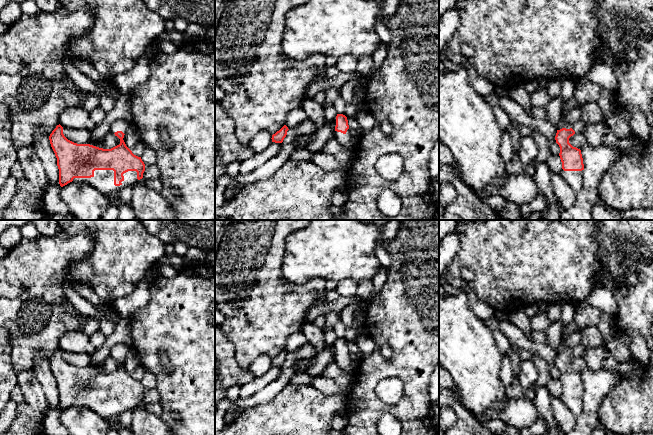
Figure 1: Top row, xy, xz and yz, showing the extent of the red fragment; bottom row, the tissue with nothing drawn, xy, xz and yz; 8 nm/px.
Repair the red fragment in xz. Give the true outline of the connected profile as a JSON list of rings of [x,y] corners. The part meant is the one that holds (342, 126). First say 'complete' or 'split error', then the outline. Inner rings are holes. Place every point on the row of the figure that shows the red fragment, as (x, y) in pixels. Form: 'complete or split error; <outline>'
split error; [[[337,114],[333,120],[335,125],[334,138],[342,145],[353,149],[352,143],[357,141],[357,137],[350,131],[347,117],[344,114]]]

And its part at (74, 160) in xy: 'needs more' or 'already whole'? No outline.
needs more

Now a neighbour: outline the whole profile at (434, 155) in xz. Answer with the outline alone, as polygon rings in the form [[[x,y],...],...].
[[[439,139],[429,156],[429,173],[433,182],[439,182]]]

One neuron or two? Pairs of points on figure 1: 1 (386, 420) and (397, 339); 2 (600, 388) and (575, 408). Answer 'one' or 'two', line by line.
1: two
2: two

